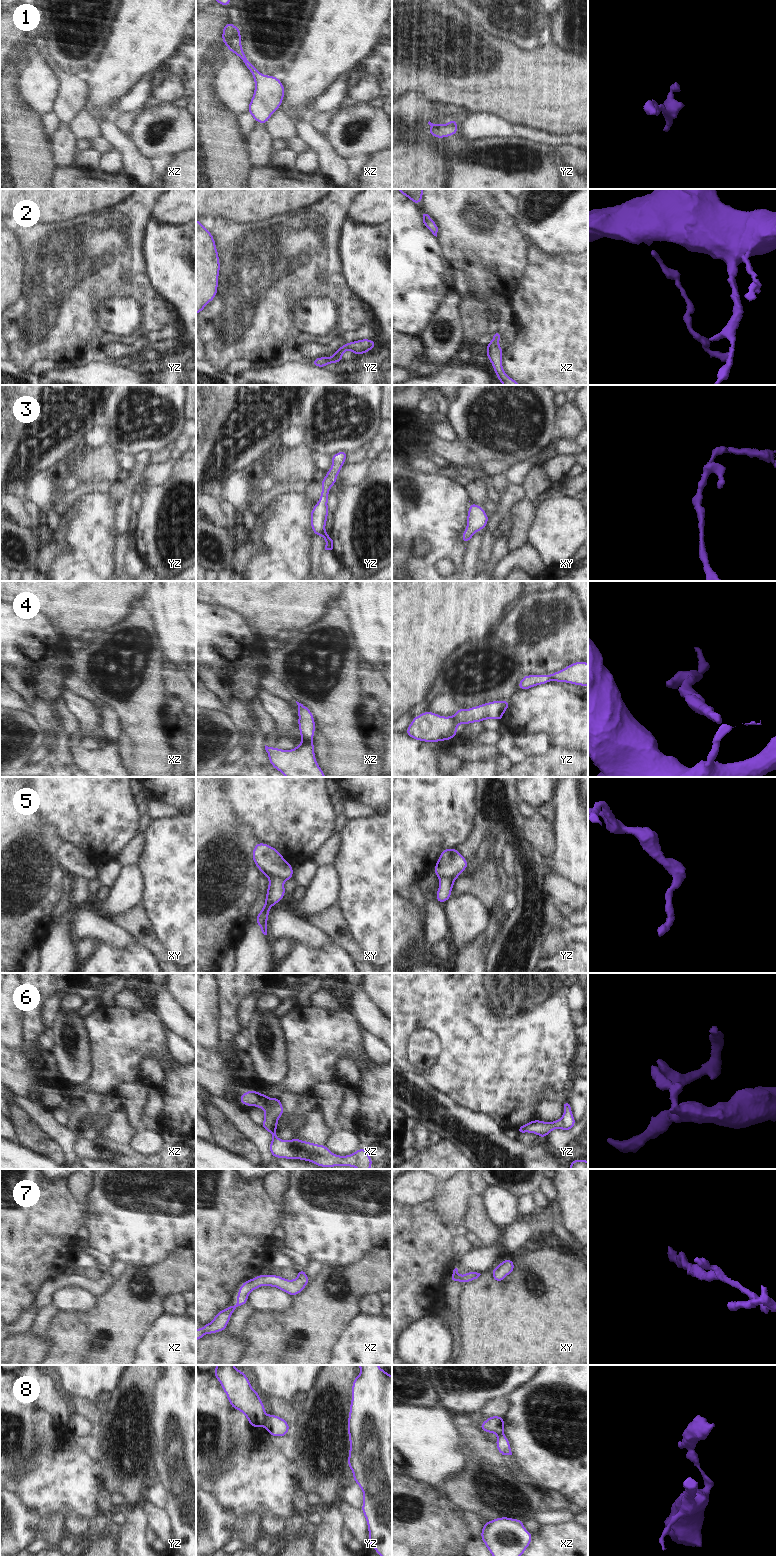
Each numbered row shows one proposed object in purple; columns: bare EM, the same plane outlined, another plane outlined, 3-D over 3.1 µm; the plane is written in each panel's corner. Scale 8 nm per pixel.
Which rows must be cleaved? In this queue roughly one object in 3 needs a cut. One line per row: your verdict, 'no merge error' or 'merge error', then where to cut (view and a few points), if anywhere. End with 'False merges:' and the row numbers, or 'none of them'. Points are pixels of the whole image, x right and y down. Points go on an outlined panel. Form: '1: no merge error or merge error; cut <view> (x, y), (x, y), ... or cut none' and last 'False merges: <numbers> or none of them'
1: merge error; cut xz (239, 30), (233, 36), (231, 45), (228, 48)
2: no merge error; cut none
3: no merge error; cut none
4: no merge error; cut none
5: merge error; cut xy (268, 877), (275, 876), (283, 880)
6: merge error; cut xz (268, 1098), (261, 1107)
7: no merge error; cut none
8: merge error; cut yz (266, 1416), (263, 1425)
False merges: 1, 5, 6, 8

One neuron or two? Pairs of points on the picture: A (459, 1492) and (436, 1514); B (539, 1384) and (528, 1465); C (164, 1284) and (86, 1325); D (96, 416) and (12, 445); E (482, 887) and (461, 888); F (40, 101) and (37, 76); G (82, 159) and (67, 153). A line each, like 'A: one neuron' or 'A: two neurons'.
A: two neurons
B: one neuron
C: one neuron
D: one neuron
E: one neuron
F: one neuron
G: two neurons

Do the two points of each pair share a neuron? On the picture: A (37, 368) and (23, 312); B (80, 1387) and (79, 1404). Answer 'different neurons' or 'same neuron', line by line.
A: different neurons
B: different neurons

